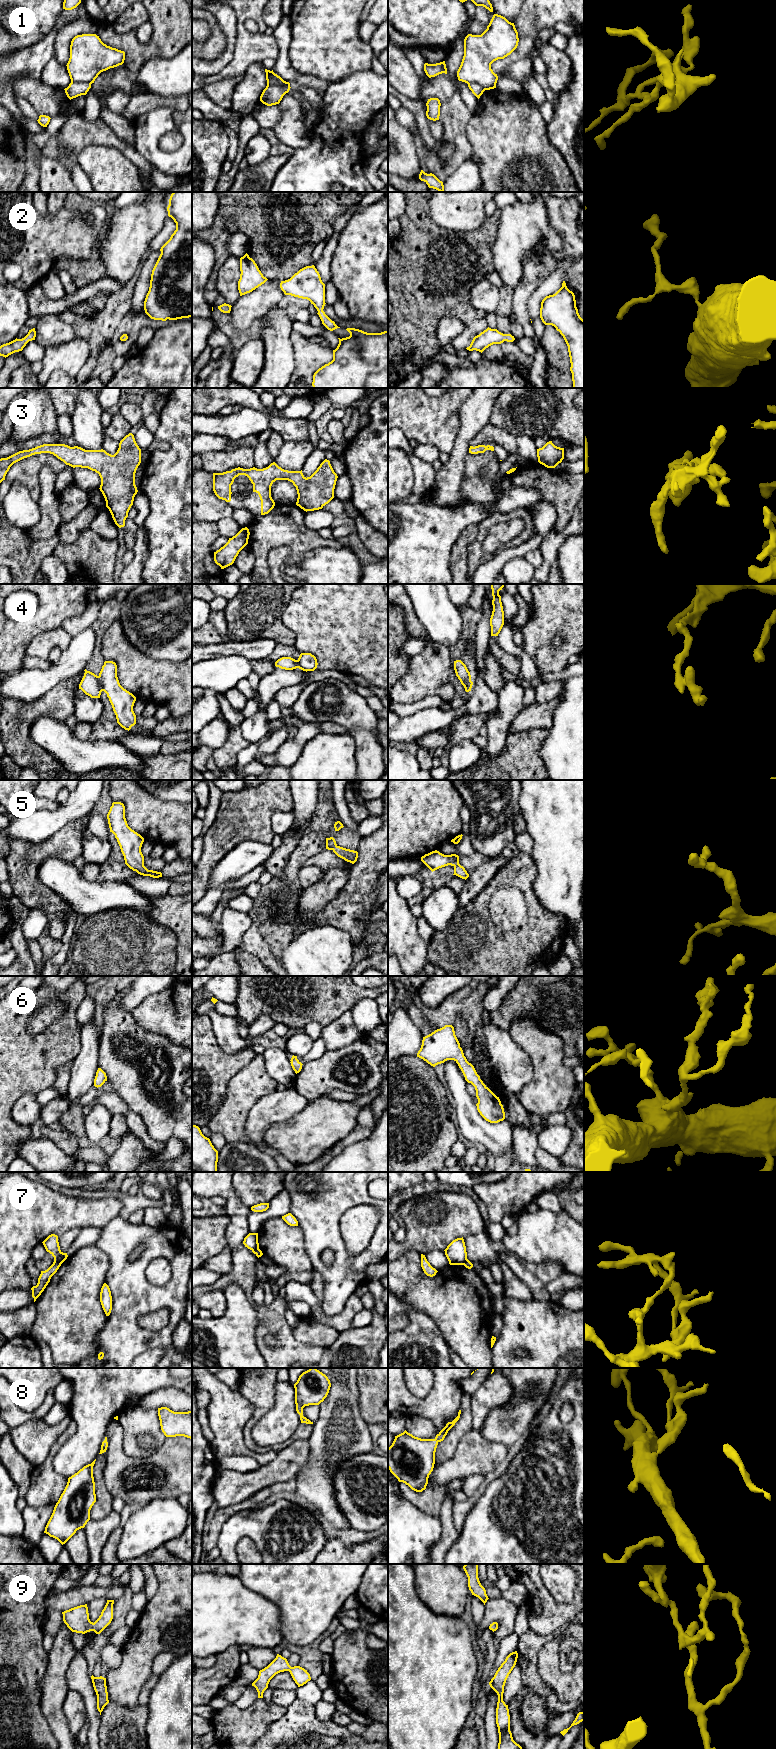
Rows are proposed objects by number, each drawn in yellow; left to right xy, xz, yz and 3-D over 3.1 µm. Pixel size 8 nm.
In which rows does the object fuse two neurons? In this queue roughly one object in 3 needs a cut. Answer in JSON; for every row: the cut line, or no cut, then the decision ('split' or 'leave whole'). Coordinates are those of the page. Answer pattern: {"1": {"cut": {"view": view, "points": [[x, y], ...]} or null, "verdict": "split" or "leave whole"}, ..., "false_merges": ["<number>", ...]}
{"1": {"cut": {"view": "xy", "points": [[71, 81], [88, 82], [90, 84]]}, "verdict": "split"}, "2": {"cut": null, "verdict": "leave whole"}, "3": {"cut": null, "verdict": "leave whole"}, "4": {"cut": {"view": "xy", "points": [[98, 676], [102, 690]]}, "verdict": "split"}, "5": {"cut": null, "verdict": "leave whole"}, "6": {"cut": null, "verdict": "leave whole"}, "7": {"cut": {"view": "xy", "points": [[67, 1255], [53, 1264]]}, "verdict": "split"}, "8": {"cut": null, "verdict": "leave whole"}, "9": {"cut": null, "verdict": "leave whole"}, "false_merges": ["1", "4", "7"]}

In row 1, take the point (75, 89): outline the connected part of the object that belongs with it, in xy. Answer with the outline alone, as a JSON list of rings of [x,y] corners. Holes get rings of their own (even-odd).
[[[71,82],[67,88],[65,88],[65,93],[67,97],[71,100],[81,95],[86,95],[91,88],[90,83],[78,83]]]

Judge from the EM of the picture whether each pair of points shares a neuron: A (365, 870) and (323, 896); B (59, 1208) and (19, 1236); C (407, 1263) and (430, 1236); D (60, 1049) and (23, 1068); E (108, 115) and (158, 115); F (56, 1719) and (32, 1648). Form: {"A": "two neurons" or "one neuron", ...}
{"A": "two neurons", "B": "one neuron", "C": "two neurons", "D": "one neuron", "E": "two neurons", "F": "two neurons"}

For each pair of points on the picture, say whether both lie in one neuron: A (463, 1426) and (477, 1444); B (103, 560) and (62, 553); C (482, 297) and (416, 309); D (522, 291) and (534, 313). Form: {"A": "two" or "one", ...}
{"A": "two", "B": "one", "C": "two", "D": "two"}

